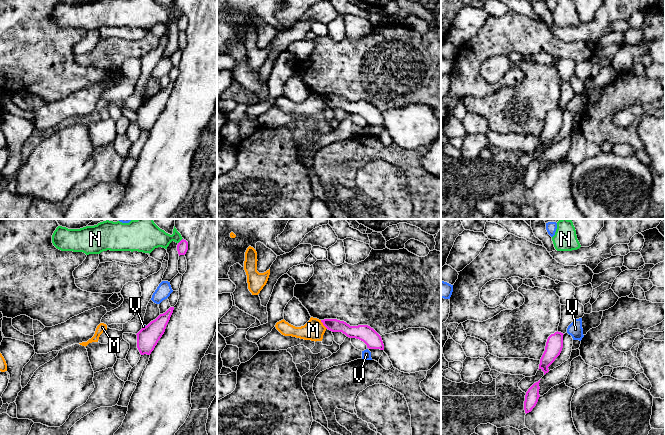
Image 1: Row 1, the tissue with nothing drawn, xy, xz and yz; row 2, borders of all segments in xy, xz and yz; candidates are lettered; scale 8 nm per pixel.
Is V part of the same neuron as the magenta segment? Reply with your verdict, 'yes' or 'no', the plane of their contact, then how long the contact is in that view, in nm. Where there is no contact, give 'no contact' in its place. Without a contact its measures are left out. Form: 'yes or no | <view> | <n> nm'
no | xy | 40 nm

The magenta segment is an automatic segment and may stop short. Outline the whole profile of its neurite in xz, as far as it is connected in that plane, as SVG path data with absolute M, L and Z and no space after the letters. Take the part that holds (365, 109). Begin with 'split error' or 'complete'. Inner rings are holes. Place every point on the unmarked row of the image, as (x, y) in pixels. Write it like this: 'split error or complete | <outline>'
complete | M324 95L321 98L332 108L342 108L349 114L363 117L369 125L384 126L381 112L368 101L350 102L346 98L337 95Z

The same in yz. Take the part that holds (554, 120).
complete | M555 108L551 110L546 118L545 127L540 135L539 145L544 148L544 151L549 148L548 143L560 131L563 124L563 109Z

